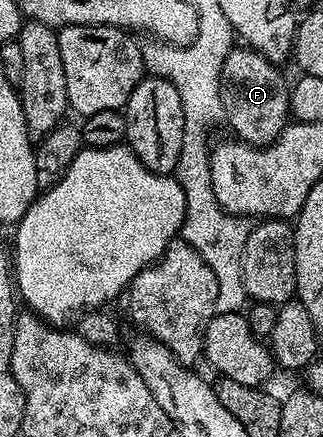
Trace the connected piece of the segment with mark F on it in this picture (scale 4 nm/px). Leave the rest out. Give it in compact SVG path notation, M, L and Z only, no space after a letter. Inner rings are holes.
M235 47L228 59L224 59L224 67L220 71L222 116L225 124L230 124L234 132L231 134L237 140L259 147L270 145L286 128L291 116L290 89L278 69L281 68L275 62L249 47Z

